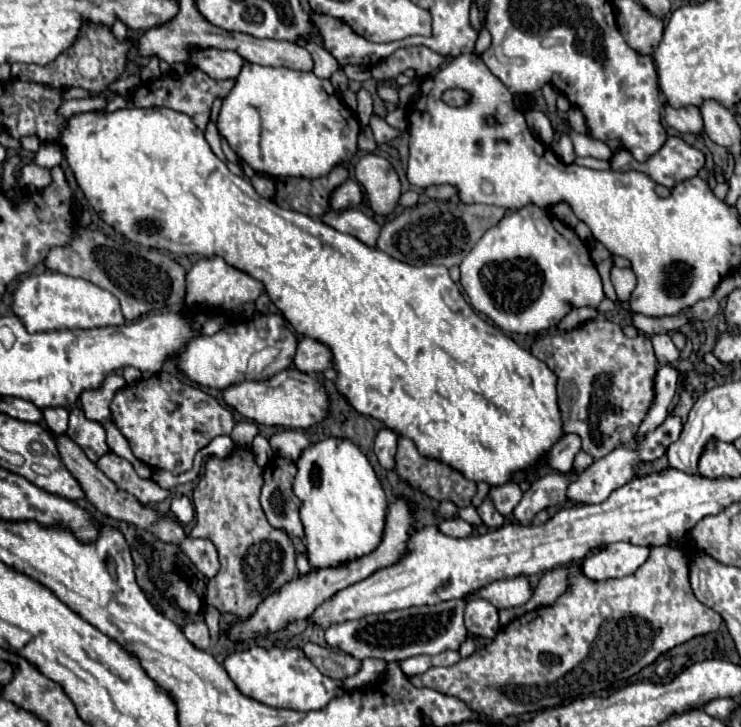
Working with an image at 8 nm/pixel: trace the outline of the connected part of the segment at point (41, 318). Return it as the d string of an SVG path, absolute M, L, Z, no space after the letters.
M44 272L36 278L20 280L12 294L12 312L24 322L28 332L50 332L60 328L102 328L102 326L122 326L124 316L120 312L120 302L110 292L94 286L88 280Z

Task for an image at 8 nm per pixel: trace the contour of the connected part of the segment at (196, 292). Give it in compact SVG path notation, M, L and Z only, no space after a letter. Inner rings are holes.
M220 256L200 258L186 274L186 298L184 298L184 302L188 308L200 304L200 306L228 310L228 308L232 308L232 300L234 300L234 304L254 302L260 296L262 288L264 288L262 282L254 280L252 276L248 276L232 266L228 266Z

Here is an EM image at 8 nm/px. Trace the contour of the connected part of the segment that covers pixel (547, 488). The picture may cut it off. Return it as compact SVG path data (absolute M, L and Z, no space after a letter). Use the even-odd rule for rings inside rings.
M580 452L574 460L574 466L572 466L574 470L566 474L552 472L536 478L530 490L524 492L524 498L520 500L520 504L514 508L516 520L520 524L530 524L540 510L556 506L556 502L568 502L568 484L572 484L572 480L576 480L576 476L580 476L580 472L584 472L584 468L588 468L592 462L594 462L592 456L588 456L586 452Z

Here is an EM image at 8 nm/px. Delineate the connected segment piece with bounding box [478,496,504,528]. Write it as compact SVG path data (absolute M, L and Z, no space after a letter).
M486 496L486 498L482 500L482 504L478 506L478 514L480 514L482 522L484 522L486 526L490 526L490 528L498 528L498 526L502 526L502 522L504 522L502 514L496 512L496 508L494 508L492 500L488 500L488 496Z

